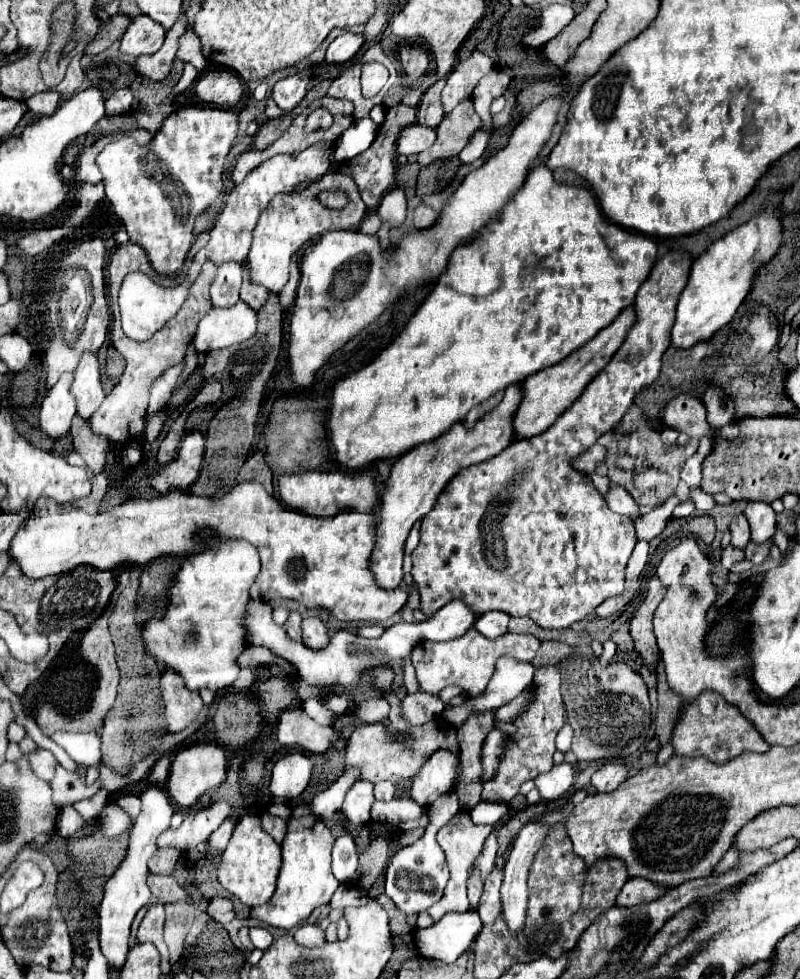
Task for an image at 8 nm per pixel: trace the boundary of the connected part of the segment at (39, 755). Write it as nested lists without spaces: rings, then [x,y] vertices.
[[[36,747],[30,753],[30,767],[40,779],[50,781],[54,777],[54,765],[56,765],[56,757],[50,751]]]

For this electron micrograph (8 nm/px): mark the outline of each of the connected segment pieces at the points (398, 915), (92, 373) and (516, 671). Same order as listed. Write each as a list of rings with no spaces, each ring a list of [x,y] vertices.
[[[384,893],[376,901],[386,909],[388,917],[390,917],[390,931],[392,931],[394,937],[408,935],[408,933],[412,933],[416,929],[416,915],[406,915],[400,909],[396,909],[396,905]]]
[[[84,353],[82,361],[74,373],[72,395],[78,403],[78,415],[82,419],[90,419],[104,399],[104,391],[100,385],[100,365],[96,353]]]
[[[500,657],[496,661],[494,677],[490,679],[488,689],[484,689],[484,693],[478,697],[468,697],[458,707],[446,705],[442,717],[454,727],[460,727],[470,713],[496,711],[498,707],[510,703],[514,697],[518,697],[524,691],[524,687],[532,683],[532,677],[534,677],[534,667],[530,663],[522,663],[522,661],[518,663],[512,657],[510,659]]]

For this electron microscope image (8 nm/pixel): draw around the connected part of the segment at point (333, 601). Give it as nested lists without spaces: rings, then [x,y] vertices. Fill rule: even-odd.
[[[242,481],[224,497],[196,497],[184,491],[170,491],[168,495],[160,495],[154,499],[130,499],[122,505],[114,507],[108,513],[88,515],[82,509],[70,509],[54,515],[30,515],[14,535],[8,555],[20,567],[22,575],[30,579],[42,579],[48,575],[64,575],[78,567],[92,569],[114,569],[124,563],[144,565],[150,559],[162,555],[190,557],[198,553],[198,545],[194,545],[194,537],[208,531],[218,539],[244,539],[252,543],[262,561],[262,569],[256,575],[256,583],[250,589],[250,597],[256,599],[294,599],[308,607],[322,607],[334,613],[342,621],[366,621],[366,623],[382,623],[398,613],[408,601],[408,589],[382,589],[374,581],[374,573],[370,571],[370,557],[376,545],[376,525],[378,517],[374,513],[360,511],[342,511],[334,517],[310,517],[306,513],[298,513],[294,509],[286,509],[278,503],[258,481]]]

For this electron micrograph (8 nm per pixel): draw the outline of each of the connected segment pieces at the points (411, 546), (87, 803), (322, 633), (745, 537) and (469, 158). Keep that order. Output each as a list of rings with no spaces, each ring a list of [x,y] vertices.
[[[422,518],[413,525],[412,531],[410,531],[410,535],[408,535],[408,541],[406,541],[406,547],[404,547],[406,553],[412,553],[412,551],[418,547],[418,543],[420,543],[421,520]]]
[[[100,790],[94,797],[90,797],[90,799],[84,799],[84,801],[78,801],[76,805],[74,805],[74,809],[84,817],[84,819],[92,819],[92,817],[96,817],[98,813],[100,813],[100,809],[106,805],[106,801],[108,801],[109,793],[104,790]]]
[[[306,617],[302,621],[302,641],[310,649],[324,649],[328,645],[328,629],[320,617]]]
[[[736,515],[730,523],[730,533],[732,533],[732,545],[736,549],[746,549],[750,541],[750,527],[744,515]]]
[[[486,129],[474,133],[470,145],[466,145],[466,149],[462,149],[462,153],[458,155],[460,161],[462,163],[474,163],[476,159],[480,159],[484,149],[486,149],[486,145],[488,145],[488,139],[490,139],[490,133]]]

